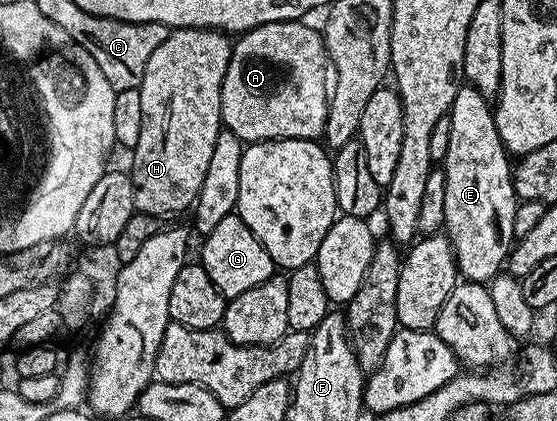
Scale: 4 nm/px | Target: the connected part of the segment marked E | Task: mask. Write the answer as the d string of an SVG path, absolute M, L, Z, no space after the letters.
M467 83L461 84L458 95L454 95L454 103L447 116L450 119L450 147L446 147L446 155L442 162L446 179L443 232L448 242L452 244L452 250L456 256L457 274L465 282L488 283L505 268L514 244L514 217L518 204L512 182L514 165L498 135L493 106L489 98L482 96L475 87Z

